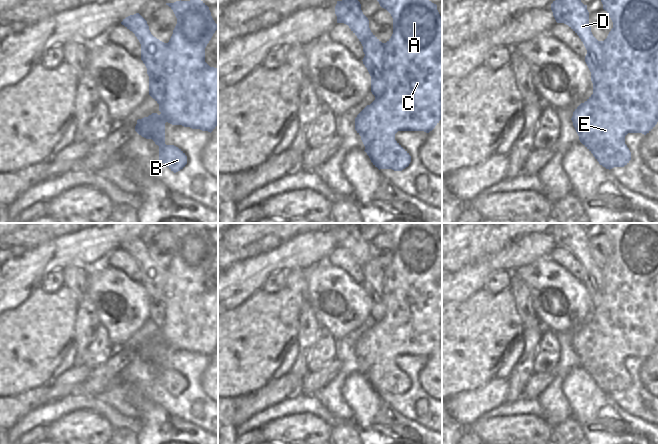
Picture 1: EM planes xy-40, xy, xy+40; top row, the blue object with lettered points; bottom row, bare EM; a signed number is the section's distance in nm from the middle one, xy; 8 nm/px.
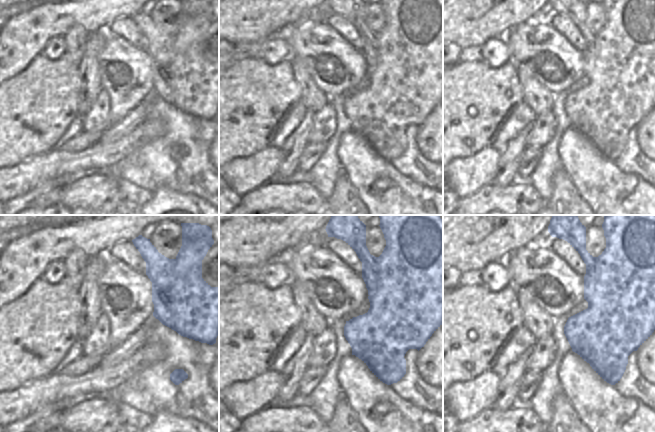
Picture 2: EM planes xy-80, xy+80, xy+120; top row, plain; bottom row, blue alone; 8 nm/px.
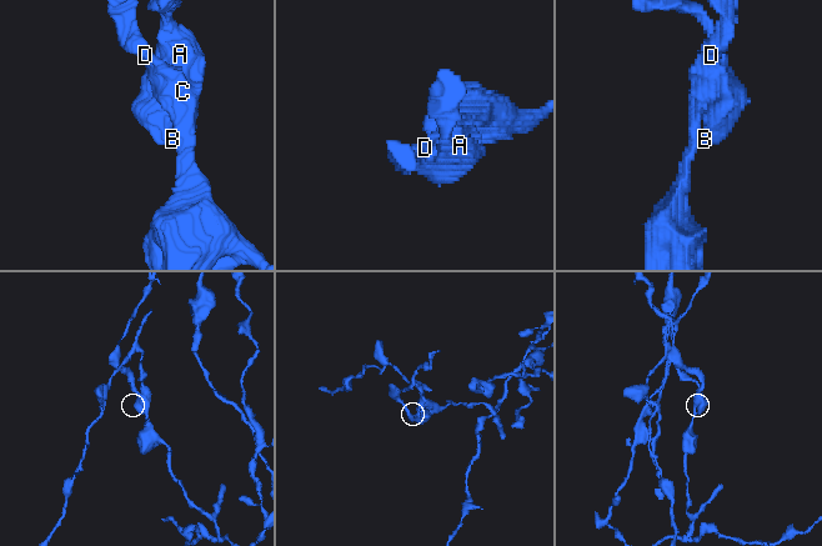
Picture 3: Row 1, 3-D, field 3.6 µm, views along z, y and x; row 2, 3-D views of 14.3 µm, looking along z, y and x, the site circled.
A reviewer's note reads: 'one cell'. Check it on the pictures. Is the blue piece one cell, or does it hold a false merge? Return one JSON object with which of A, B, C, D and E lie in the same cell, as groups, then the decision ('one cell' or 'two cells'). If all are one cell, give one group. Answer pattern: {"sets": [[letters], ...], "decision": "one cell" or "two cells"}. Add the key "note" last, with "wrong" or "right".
{"sets": [["A", "B", "C", "E"], ["D"]], "decision": "two cells", "note": "wrong"}

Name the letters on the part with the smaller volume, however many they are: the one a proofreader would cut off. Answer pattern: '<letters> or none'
A, B, C, E

